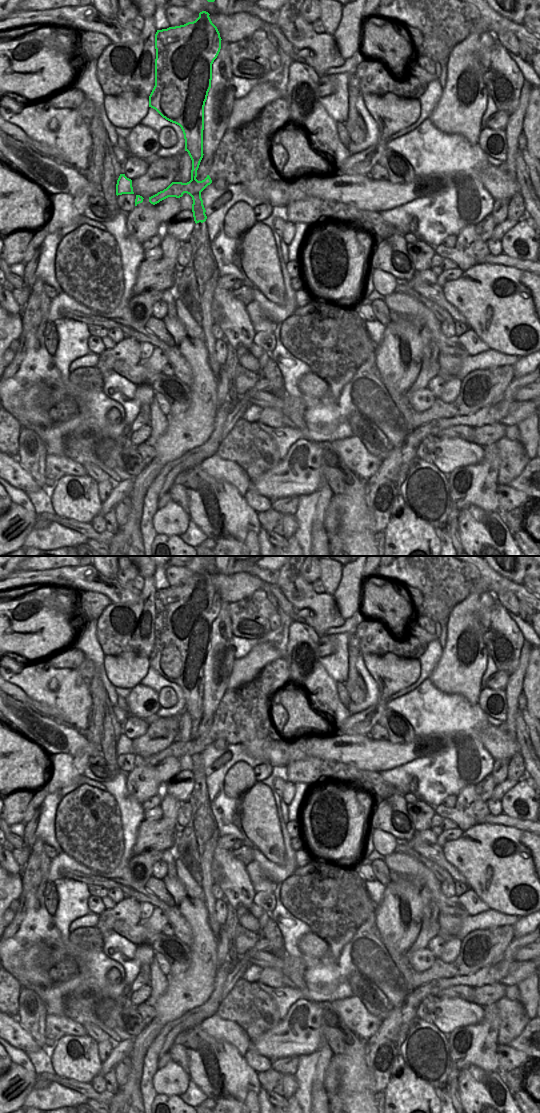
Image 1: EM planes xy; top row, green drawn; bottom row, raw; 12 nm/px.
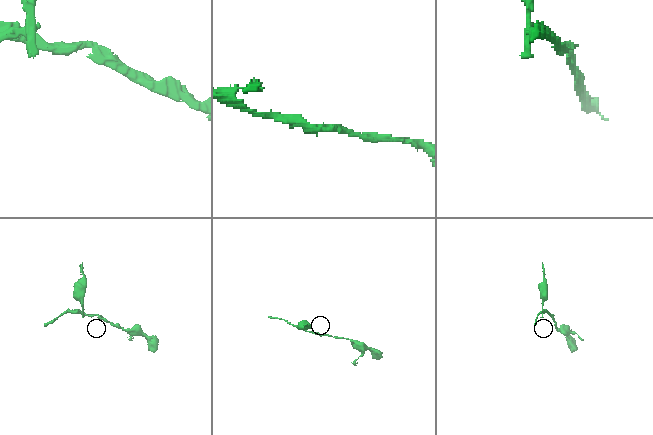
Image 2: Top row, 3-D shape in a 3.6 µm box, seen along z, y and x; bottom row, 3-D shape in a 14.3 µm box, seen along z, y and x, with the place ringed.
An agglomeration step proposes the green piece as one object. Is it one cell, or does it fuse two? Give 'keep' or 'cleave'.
cleave

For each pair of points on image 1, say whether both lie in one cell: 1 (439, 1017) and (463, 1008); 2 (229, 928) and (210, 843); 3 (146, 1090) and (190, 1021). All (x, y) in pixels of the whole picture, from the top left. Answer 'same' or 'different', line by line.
1: same
2: different
3: same

